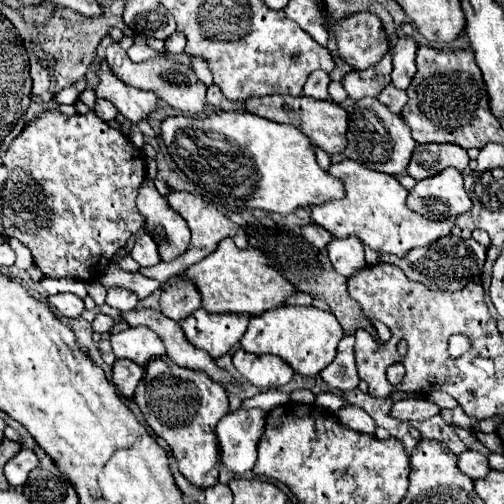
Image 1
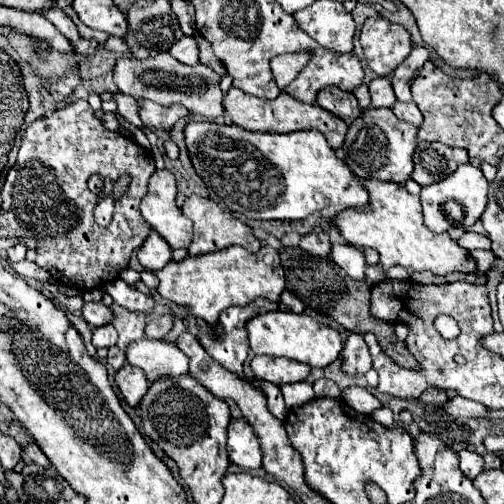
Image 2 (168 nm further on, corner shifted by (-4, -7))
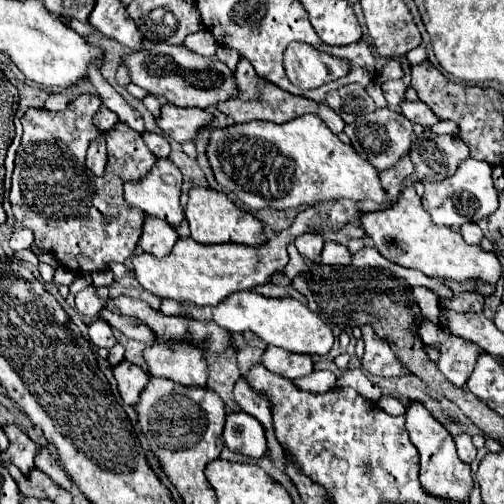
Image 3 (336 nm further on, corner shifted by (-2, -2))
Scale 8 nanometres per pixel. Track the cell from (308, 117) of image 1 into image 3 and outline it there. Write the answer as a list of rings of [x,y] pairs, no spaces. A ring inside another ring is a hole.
[[[242,58],[238,62],[238,68],[236,68],[236,82],[238,82],[238,96],[228,100],[228,102],[220,102],[216,106],[216,110],[220,110],[222,114],[230,116],[236,124],[242,124],[242,122],[250,122],[250,120],[264,120],[264,122],[274,122],[274,124],[282,124],[282,122],[288,122],[288,120],[294,120],[302,114],[316,114],[324,120],[324,124],[334,132],[334,134],[340,134],[344,130],[344,120],[334,112],[330,110],[330,106],[326,104],[318,104],[314,100],[308,100],[308,98],[302,98],[302,96],[294,96],[286,90],[280,90],[278,86],[274,86],[272,82],[266,82],[264,78],[258,78],[254,66],[250,66],[250,62],[246,62],[246,58]]]

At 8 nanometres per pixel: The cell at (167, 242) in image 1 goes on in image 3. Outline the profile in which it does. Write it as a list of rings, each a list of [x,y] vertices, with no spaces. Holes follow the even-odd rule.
[[[160,158],[156,166],[134,182],[124,184],[124,200],[130,206],[138,206],[148,216],[156,216],[180,226],[184,210],[180,206],[182,174],[172,160]]]

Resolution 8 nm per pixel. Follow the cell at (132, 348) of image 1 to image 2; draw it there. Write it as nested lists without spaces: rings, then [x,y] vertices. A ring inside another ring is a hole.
[[[138,339],[126,347],[126,361],[140,367],[148,381],[156,381],[164,375],[188,373],[188,357],[174,345],[152,339]]]

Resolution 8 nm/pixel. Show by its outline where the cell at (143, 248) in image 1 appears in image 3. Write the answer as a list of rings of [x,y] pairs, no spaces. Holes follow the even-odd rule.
[[[144,218],[144,228],[140,236],[140,246],[144,252],[154,254],[156,258],[164,258],[170,254],[172,246],[176,244],[178,234],[176,228],[170,226],[168,222],[162,222],[160,218]]]

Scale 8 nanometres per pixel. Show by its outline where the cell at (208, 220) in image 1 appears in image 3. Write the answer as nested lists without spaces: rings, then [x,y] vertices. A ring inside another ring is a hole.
[[[192,188],[190,202],[186,206],[186,220],[190,222],[190,236],[200,244],[246,244],[246,246],[262,246],[268,238],[264,232],[264,224],[256,220],[250,212],[240,210],[226,194],[210,190],[210,188]]]

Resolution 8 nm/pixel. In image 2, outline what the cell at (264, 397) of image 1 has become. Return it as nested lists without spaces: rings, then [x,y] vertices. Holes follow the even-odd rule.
[[[294,383],[294,385],[284,385],[280,387],[282,395],[284,395],[284,403],[286,407],[298,407],[298,405],[304,405],[308,401],[314,399],[314,391],[312,391],[312,385],[308,383]]]

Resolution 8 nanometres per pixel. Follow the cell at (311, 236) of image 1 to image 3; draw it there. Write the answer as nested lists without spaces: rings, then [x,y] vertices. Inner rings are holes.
[[[310,232],[310,234],[302,234],[294,240],[298,252],[308,258],[308,260],[318,260],[320,258],[320,252],[324,248],[324,238],[316,232]]]

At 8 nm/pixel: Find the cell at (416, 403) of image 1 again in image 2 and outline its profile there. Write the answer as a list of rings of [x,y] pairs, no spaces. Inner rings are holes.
[[[464,397],[450,399],[448,403],[442,405],[442,409],[448,411],[452,417],[482,417],[486,413],[484,405],[470,401],[470,399],[464,399]]]

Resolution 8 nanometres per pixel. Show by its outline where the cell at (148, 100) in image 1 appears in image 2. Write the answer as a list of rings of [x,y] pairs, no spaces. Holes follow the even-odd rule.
[[[140,100],[140,109],[138,109],[138,115],[142,119],[142,123],[150,129],[164,129],[164,131],[170,131],[170,127],[188,115],[188,109],[186,107],[180,107],[180,105],[170,105],[170,107],[162,107],[158,103],[154,103],[150,100]]]

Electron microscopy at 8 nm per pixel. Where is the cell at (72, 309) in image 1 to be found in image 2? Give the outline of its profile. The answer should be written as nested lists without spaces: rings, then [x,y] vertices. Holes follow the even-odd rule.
[[[84,303],[82,307],[82,317],[88,325],[92,327],[100,327],[100,325],[106,325],[110,323],[110,309],[104,305],[104,303]]]

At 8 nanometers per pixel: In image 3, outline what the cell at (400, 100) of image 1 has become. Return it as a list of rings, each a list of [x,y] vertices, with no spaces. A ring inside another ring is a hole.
[[[402,102],[400,104],[402,114],[410,120],[410,122],[418,122],[422,126],[434,126],[438,122],[438,116],[432,114],[430,106],[426,106],[424,102]]]

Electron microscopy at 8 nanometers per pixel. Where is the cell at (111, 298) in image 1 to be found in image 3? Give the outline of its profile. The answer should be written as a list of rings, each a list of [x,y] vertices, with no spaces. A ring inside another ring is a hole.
[[[256,290],[248,292],[236,292],[224,298],[218,306],[194,306],[188,303],[178,302],[172,299],[164,299],[159,310],[166,315],[188,314],[196,320],[214,320],[216,324],[224,326],[232,334],[240,332],[254,332],[264,342],[272,346],[280,346],[288,352],[296,354],[328,354],[334,344],[332,330],[322,322],[318,314],[314,314],[308,306],[294,298],[266,298],[258,294]]]

